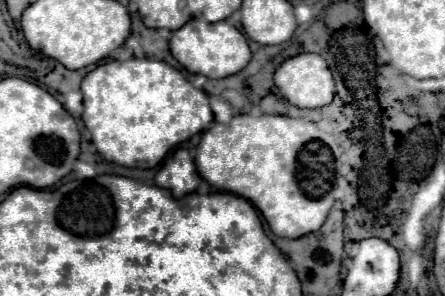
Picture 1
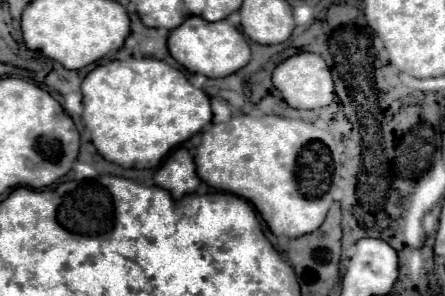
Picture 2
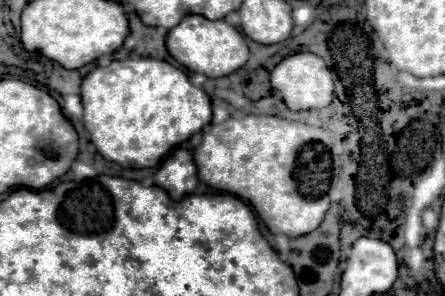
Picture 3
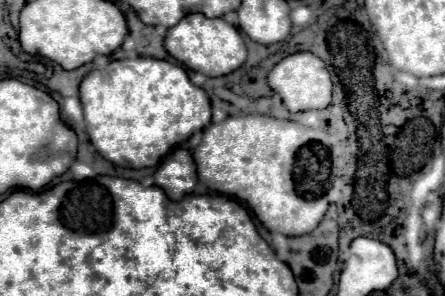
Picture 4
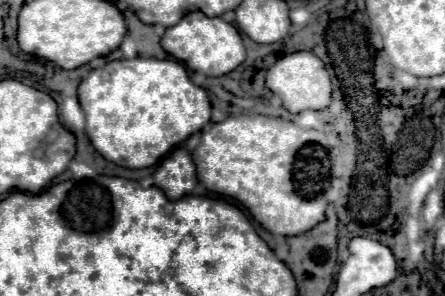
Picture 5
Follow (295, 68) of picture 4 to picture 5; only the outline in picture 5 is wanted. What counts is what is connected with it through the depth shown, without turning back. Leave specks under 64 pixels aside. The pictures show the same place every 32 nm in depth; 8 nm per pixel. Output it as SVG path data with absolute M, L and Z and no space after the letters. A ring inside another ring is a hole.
M312 52L286 54L276 64L272 64L266 72L266 88L270 88L276 96L280 96L282 106L292 114L304 110L324 110L330 104L330 92L332 92L330 76L324 68L324 62Z

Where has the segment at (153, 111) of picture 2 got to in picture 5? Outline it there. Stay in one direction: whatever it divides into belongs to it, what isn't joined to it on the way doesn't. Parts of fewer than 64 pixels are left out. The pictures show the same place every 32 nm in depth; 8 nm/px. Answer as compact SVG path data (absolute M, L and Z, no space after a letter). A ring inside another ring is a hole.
M134 58L134 60L114 60L114 62L106 62L102 68L94 68L88 78L84 78L78 86L78 100L80 100L80 106L86 114L86 134L92 142L92 146L110 162L118 164L118 166L124 166L124 168L150 168L154 164L158 164L162 160L162 156L166 156L176 144L182 144L190 134L202 130L208 122L210 122L210 98L206 94L204 88L196 86L186 68L178 62L178 60L158 60L158 58Z

